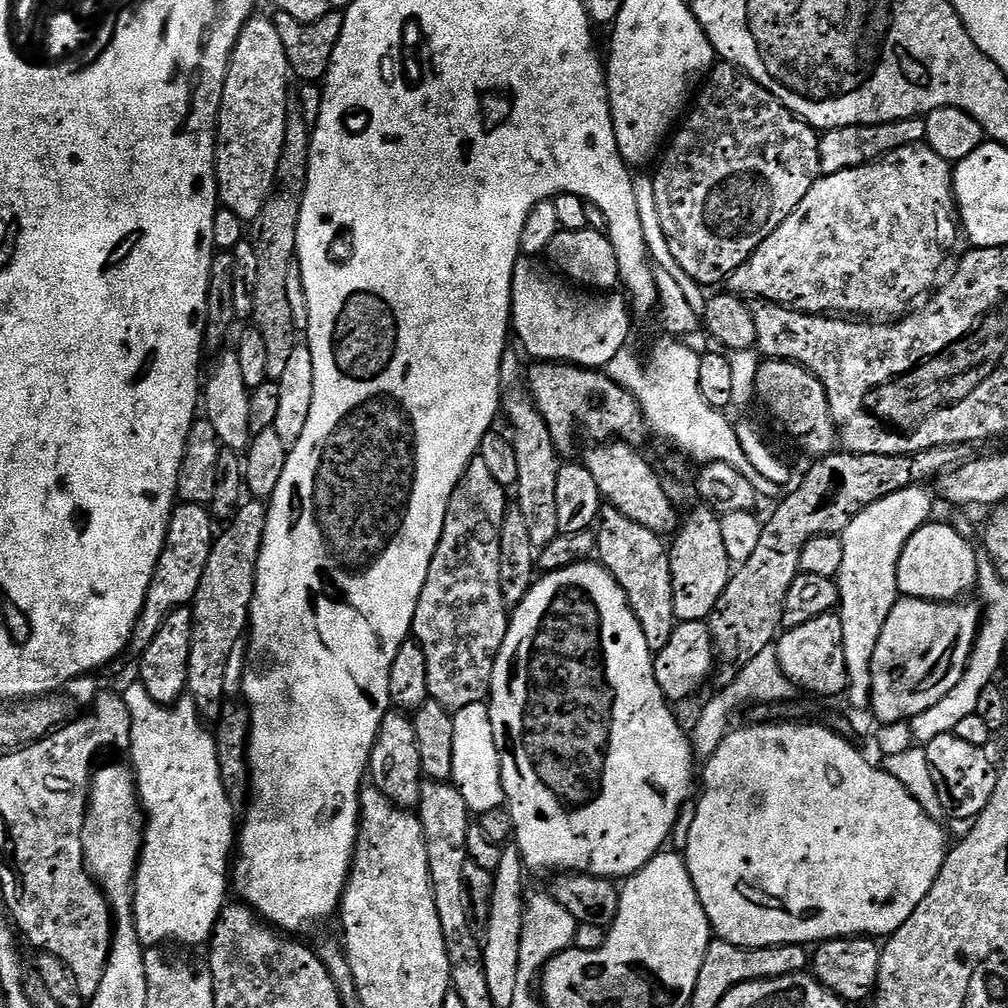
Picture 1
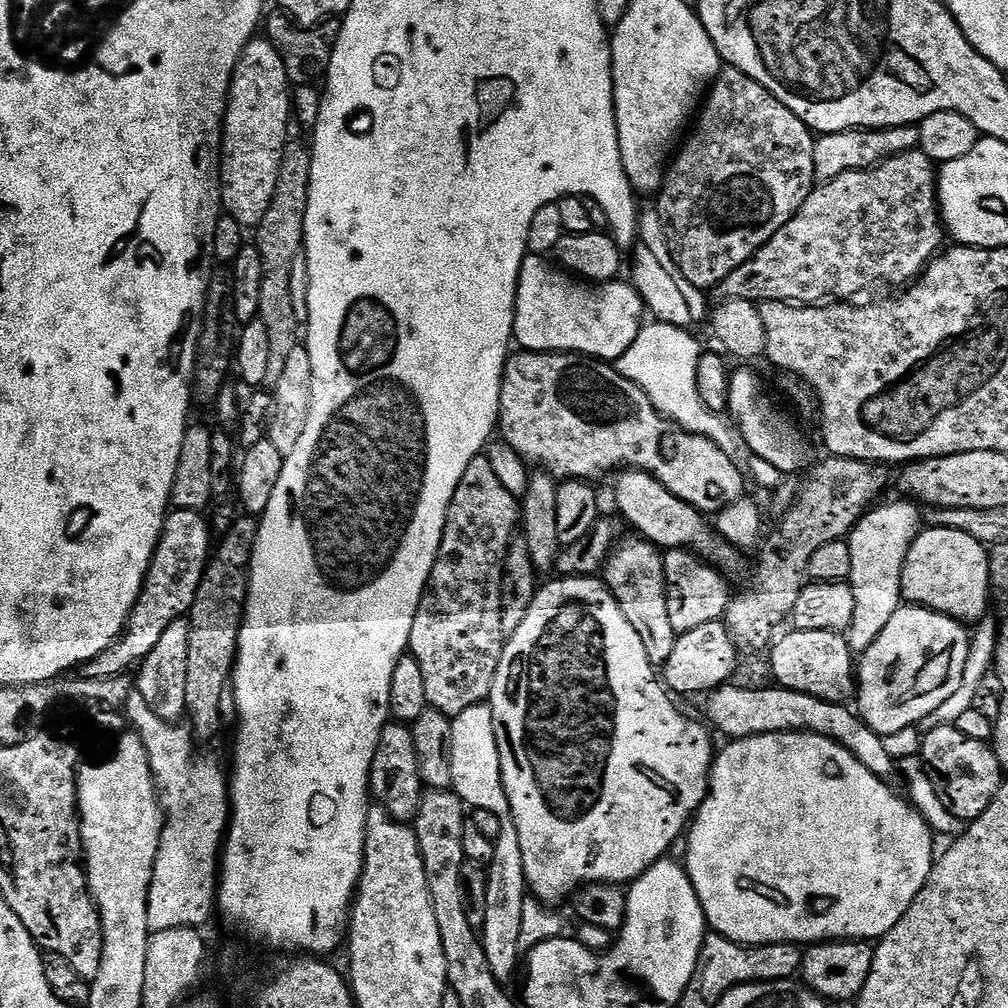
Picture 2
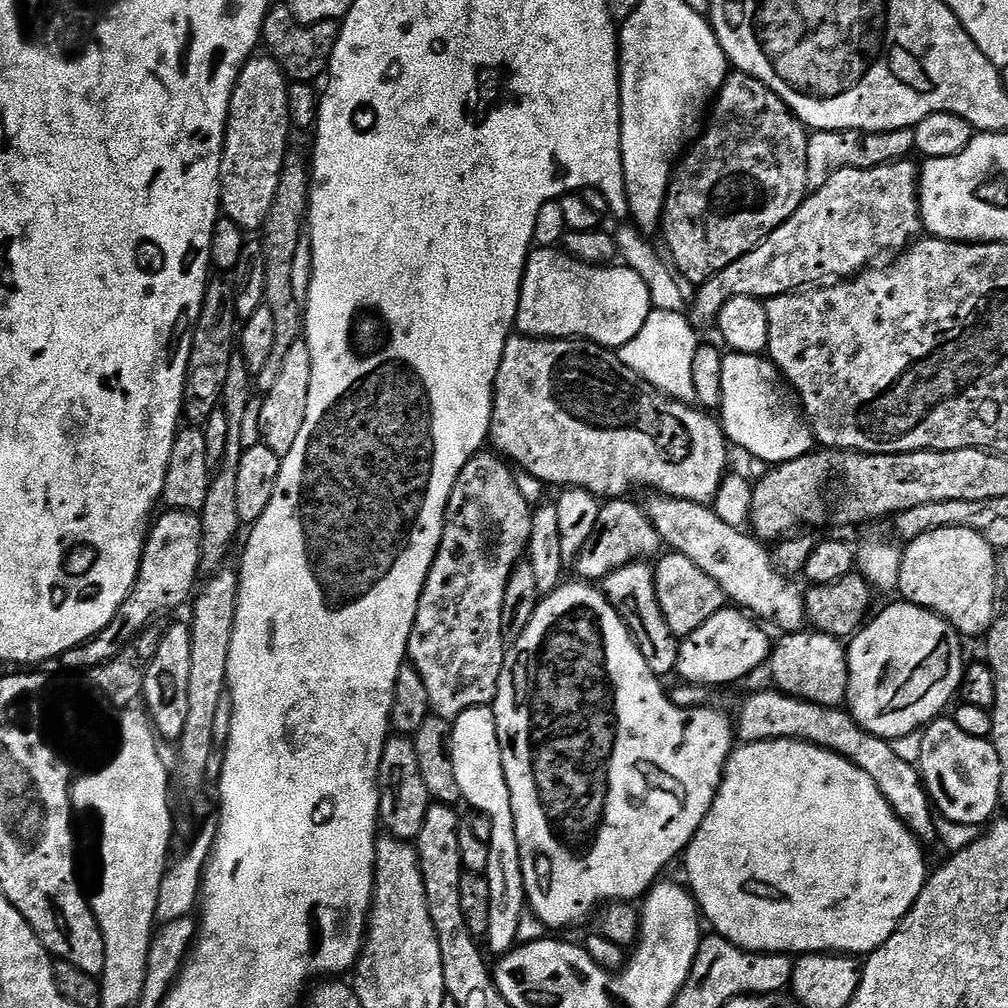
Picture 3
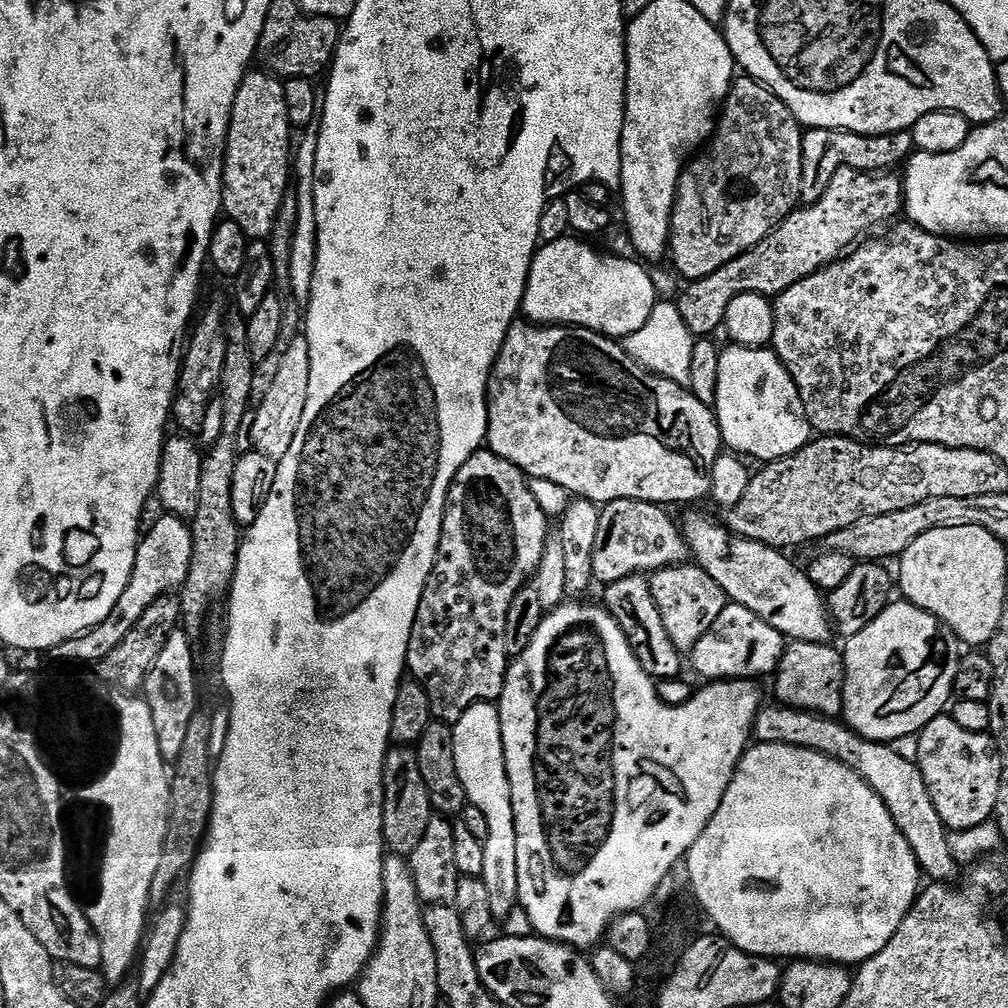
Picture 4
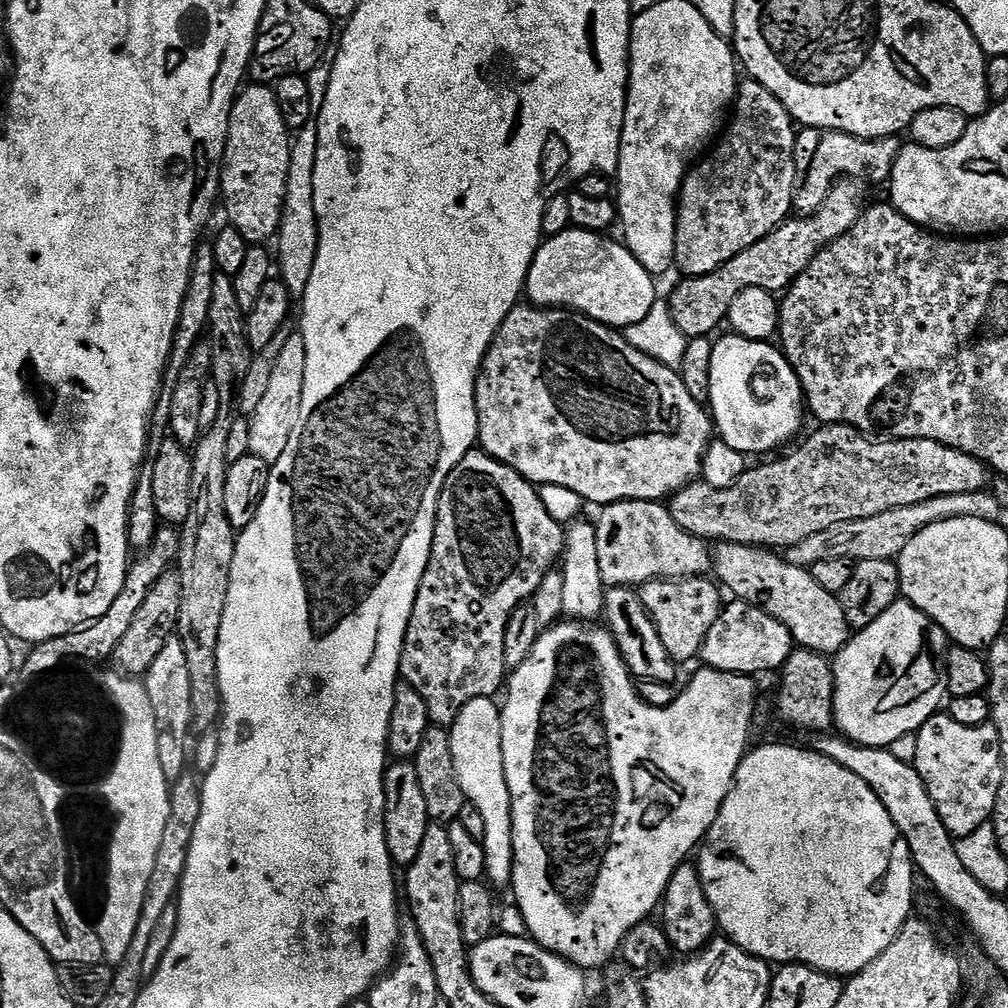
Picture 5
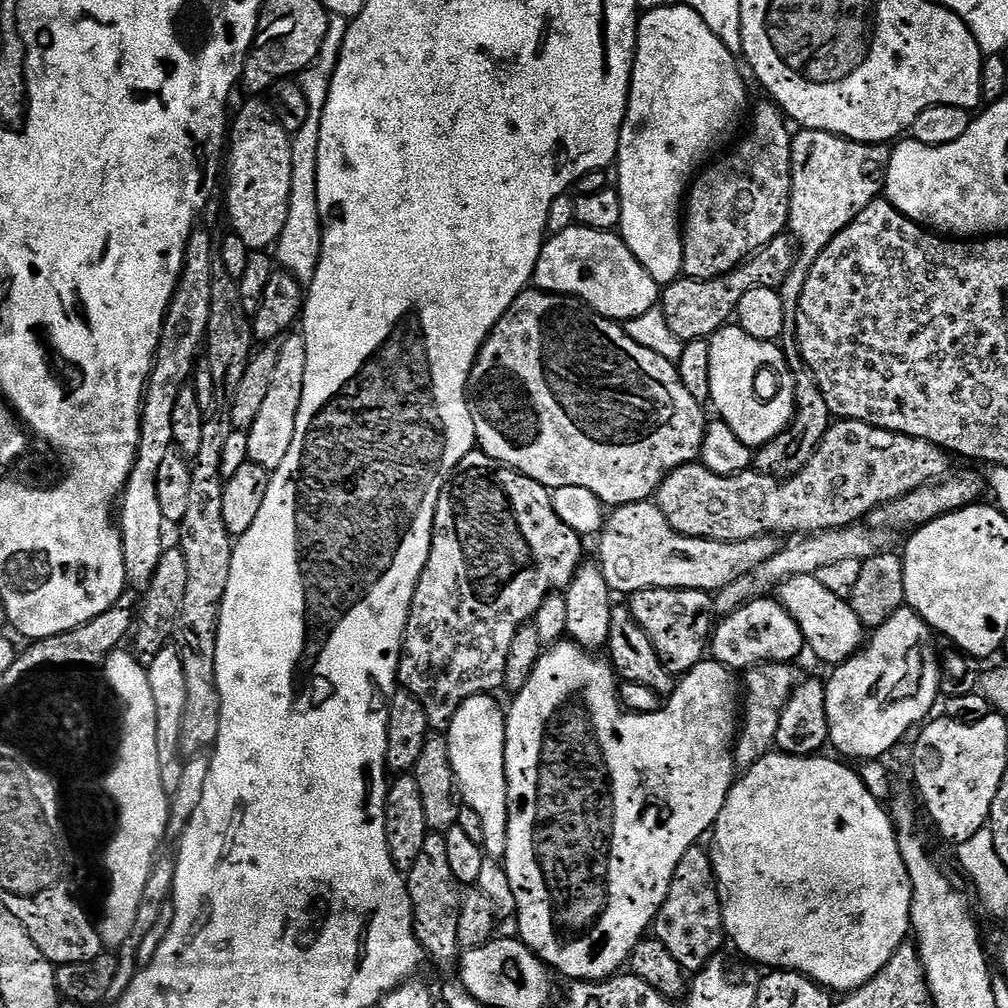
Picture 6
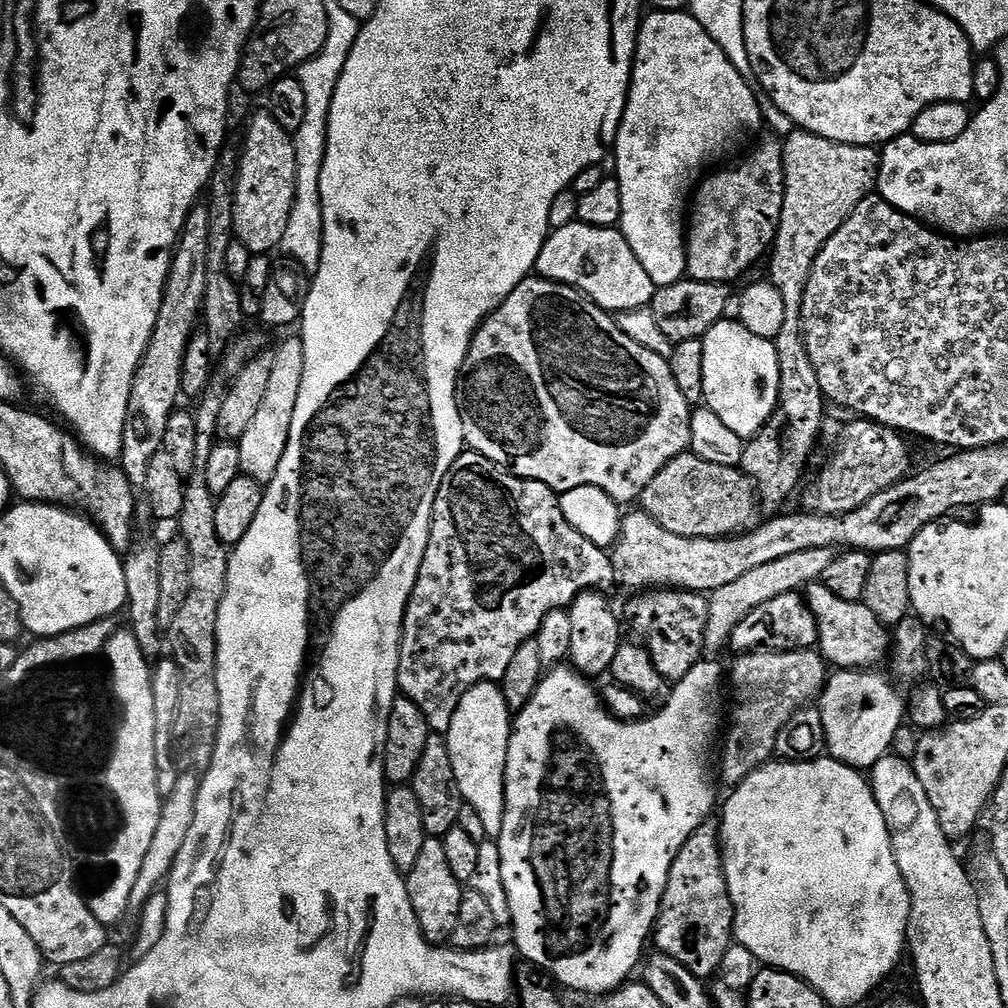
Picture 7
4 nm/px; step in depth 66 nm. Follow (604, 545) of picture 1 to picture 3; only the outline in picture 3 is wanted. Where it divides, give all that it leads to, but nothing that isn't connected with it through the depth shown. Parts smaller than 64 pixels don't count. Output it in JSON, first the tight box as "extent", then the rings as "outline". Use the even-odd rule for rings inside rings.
{"extent":[602,563,680,678],"outline":[[[651,563],[627,564],[604,577],[602,591],[616,613],[624,619],[624,624],[632,633],[632,640],[638,646],[642,658],[646,658],[646,666],[650,666],[655,676],[667,678],[675,673],[680,640],[672,633],[670,626],[666,626],[666,618],[662,618],[662,606],[658,606],[658,594],[654,586],[655,577]]]}

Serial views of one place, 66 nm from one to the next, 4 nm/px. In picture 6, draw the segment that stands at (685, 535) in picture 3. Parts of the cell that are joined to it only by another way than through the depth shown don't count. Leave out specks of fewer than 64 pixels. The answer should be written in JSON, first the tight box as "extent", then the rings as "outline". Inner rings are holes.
{"extent":[778,576,864,666],"outline":[[[795,576],[784,581],[779,585],[778,599],[794,618],[794,622],[798,622],[807,651],[812,651],[827,666],[835,666],[852,659],[864,647],[864,621],[852,609],[849,601],[838,598],[838,594],[830,594],[830,590],[826,590],[826,586],[822,586],[816,576]]]}

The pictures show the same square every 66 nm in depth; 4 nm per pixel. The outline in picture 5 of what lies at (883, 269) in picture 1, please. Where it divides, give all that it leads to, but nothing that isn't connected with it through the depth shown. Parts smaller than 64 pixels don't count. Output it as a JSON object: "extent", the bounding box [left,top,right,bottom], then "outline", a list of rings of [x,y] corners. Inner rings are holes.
{"extent":[667,178,860,338],"outline":[[[847,178],[839,181],[833,185],[832,193],[824,205],[811,216],[785,220],[769,236],[754,242],[754,246],[742,250],[742,254],[730,258],[730,262],[710,274],[681,279],[681,284],[673,290],[672,296],[667,297],[674,325],[689,338],[711,337],[712,331],[727,321],[730,306],[734,298],[742,294],[742,290],[761,288],[780,294],[791,288],[792,283],[807,270],[810,262],[823,248],[845,236],[860,221],[860,188],[859,183]]]}

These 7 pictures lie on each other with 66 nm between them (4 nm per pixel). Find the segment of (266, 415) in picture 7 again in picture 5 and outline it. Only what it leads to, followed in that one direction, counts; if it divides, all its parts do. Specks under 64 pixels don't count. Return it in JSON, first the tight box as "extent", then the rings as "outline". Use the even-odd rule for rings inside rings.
{"extent":[249,334,306,466],"outline":[[[293,334],[286,338],[286,346],[278,353],[278,363],[270,373],[270,383],[258,410],[249,419],[249,453],[262,458],[270,466],[282,458],[286,446],[290,446],[290,434],[294,434],[294,426],[298,426],[298,418],[302,414],[302,386],[306,386],[306,342],[303,335]]]}

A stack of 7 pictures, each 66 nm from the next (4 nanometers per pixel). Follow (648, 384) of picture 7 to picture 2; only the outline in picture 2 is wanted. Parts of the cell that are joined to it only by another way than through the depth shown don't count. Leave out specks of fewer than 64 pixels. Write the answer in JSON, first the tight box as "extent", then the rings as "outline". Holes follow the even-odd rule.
{"extent":[498,350,746,514],"outline":[[[523,350],[517,351],[516,353],[509,355],[508,363],[504,365],[504,381],[500,383],[500,419],[498,421],[498,432],[499,435],[505,440],[506,443],[509,444],[510,447],[514,449],[514,451],[524,459],[529,465],[532,464],[541,464],[543,471],[545,473],[551,474],[553,477],[556,478],[567,478],[569,480],[586,480],[589,482],[596,482],[596,479],[599,476],[604,476],[609,472],[609,474],[615,473],[617,470],[639,470],[641,472],[648,472],[652,475],[658,482],[662,482],[662,486],[666,486],[666,490],[670,490],[670,494],[674,494],[678,498],[682,498],[682,502],[686,502],[690,506],[694,506],[698,511],[703,512],[705,514],[715,514],[717,512],[721,512],[723,508],[726,506],[730,506],[734,502],[738,502],[744,495],[744,478],[746,480],[745,473],[742,471],[740,473],[740,468],[738,465],[732,461],[733,457],[729,455],[729,453],[723,452],[719,446],[712,440],[707,440],[705,436],[698,436],[694,432],[688,432],[685,428],[681,428],[679,424],[673,424],[671,420],[668,419],[666,416],[662,416],[658,409],[650,402],[650,398],[646,393],[640,389],[638,385],[634,382],[630,382],[630,378],[626,378],[622,375],[619,370],[611,363],[602,361],[602,360],[593,360],[591,356],[581,356],[574,352],[525,352]]]}

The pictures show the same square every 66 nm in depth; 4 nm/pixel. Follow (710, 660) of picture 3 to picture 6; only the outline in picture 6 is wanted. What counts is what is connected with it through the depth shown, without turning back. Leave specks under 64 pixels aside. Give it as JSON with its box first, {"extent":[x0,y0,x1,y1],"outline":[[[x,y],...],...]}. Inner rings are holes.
{"extent":[710,598,805,670],"outline":[[[757,598],[749,600],[738,610],[727,613],[724,620],[712,629],[710,656],[719,664],[733,670],[751,670],[760,664],[787,664],[805,651],[804,635],[794,618],[780,604],[779,599]]]}

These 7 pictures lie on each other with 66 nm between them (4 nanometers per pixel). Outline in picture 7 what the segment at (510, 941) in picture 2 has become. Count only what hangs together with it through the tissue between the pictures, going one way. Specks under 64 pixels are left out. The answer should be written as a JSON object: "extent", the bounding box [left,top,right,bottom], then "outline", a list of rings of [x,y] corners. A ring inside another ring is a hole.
{"extent":[446,682,513,838],"outline":[[[489,682],[466,690],[458,702],[458,710],[454,710],[454,718],[446,734],[461,801],[478,810],[478,818],[482,818],[482,827],[486,829],[488,838],[499,838],[502,834],[502,818],[506,814],[504,775],[513,723],[513,713],[508,711],[499,683]]]}

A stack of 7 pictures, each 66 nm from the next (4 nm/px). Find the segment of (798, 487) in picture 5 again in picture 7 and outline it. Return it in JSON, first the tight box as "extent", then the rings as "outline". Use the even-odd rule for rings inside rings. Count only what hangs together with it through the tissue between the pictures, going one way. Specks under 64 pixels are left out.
{"extent":[638,418,913,538],"outline":[[[856,418],[853,424],[848,424],[840,432],[840,441],[836,444],[836,453],[828,460],[828,465],[820,472],[820,477],[809,486],[805,487],[803,507],[809,513],[821,516],[845,516],[848,512],[858,510],[874,494],[882,494],[890,486],[894,486],[899,480],[904,479],[913,471],[912,456],[908,453],[909,441],[901,433],[895,430],[885,431],[879,424],[873,424],[871,420]],[[689,450],[666,462],[666,466],[650,478],[638,504],[662,530],[670,530],[670,534],[728,538],[753,527],[757,519],[758,493],[753,481],[739,467],[706,462]]]}

